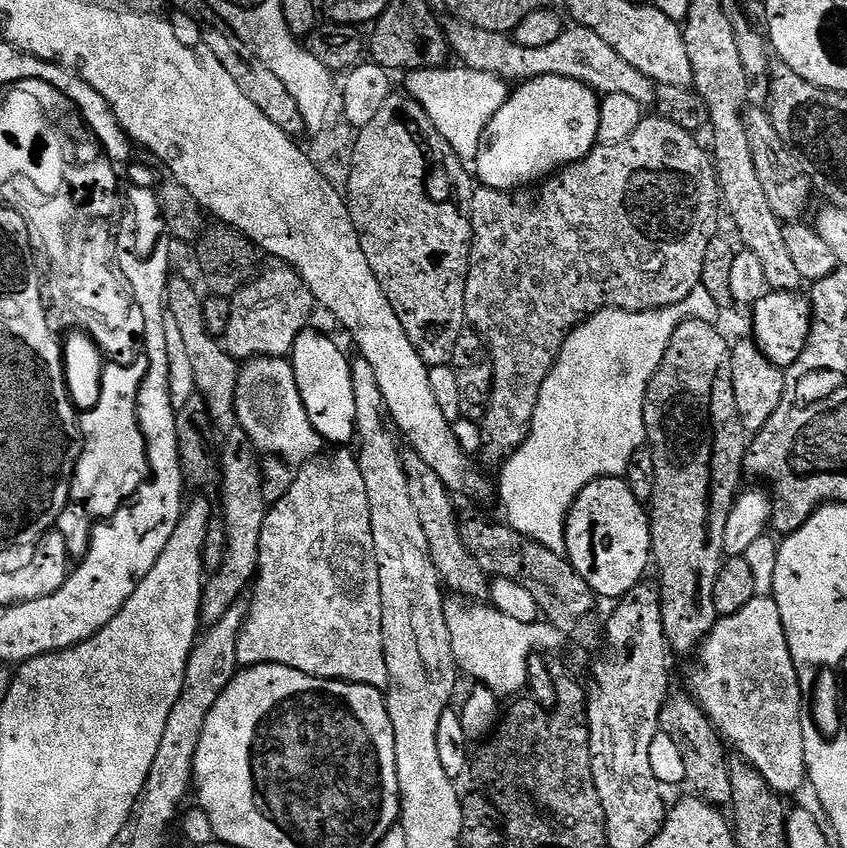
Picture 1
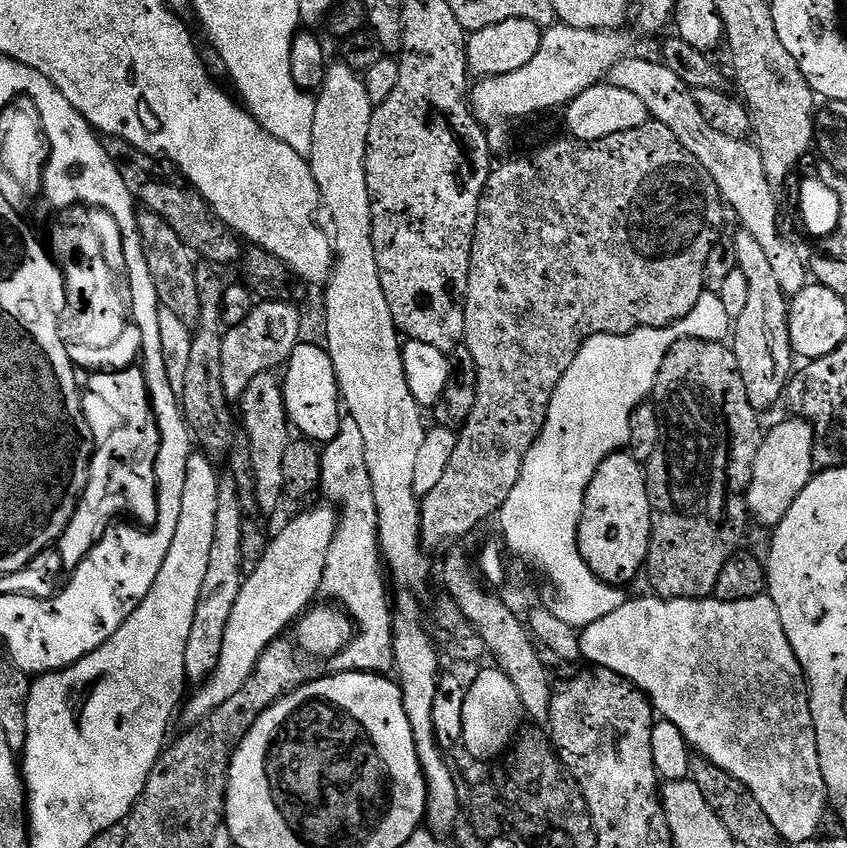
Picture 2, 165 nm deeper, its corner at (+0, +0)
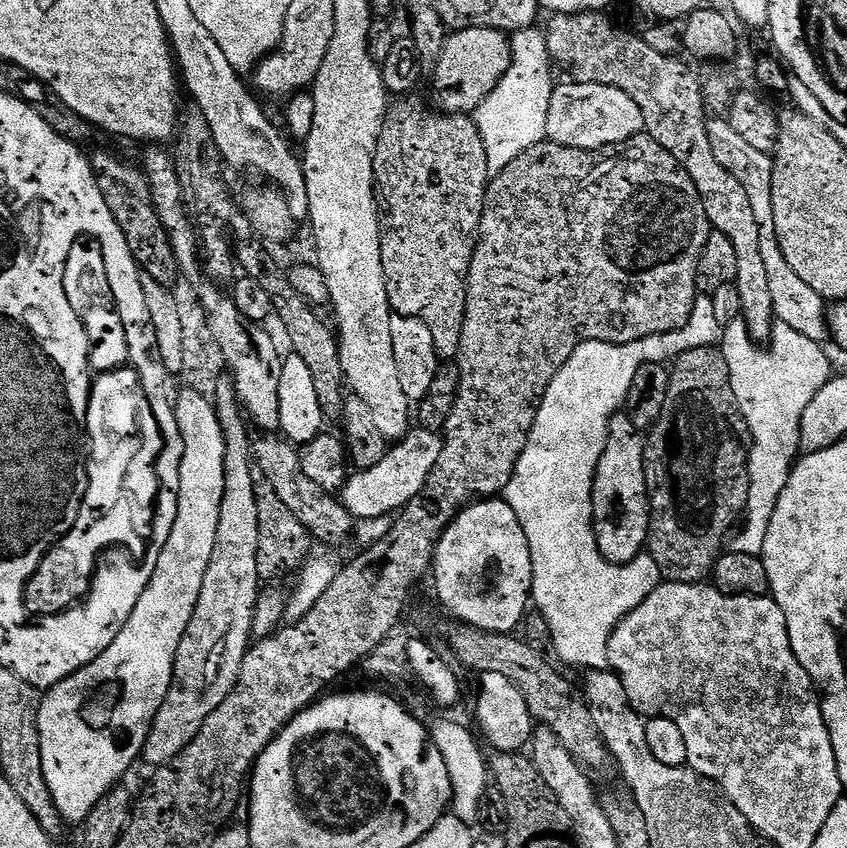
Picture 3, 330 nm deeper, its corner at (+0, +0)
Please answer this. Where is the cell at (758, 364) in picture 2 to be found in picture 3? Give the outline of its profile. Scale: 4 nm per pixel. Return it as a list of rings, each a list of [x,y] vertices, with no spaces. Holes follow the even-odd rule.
[[[561,12],[551,17],[544,32],[548,53],[553,65],[565,68],[571,79],[578,84],[601,84],[614,86],[634,98],[638,110],[642,110],[644,132],[658,142],[690,174],[690,182],[706,206],[706,218],[715,231],[726,234],[734,245],[738,258],[736,289],[740,299],[740,314],[746,322],[750,338],[768,342],[772,338],[774,302],[770,299],[770,282],[766,279],[766,265],[762,259],[760,227],[750,207],[750,197],[742,182],[721,166],[714,158],[714,146],[710,146],[708,120],[704,99],[700,93],[697,73],[692,72],[679,59],[679,55],[660,54],[648,46],[640,34],[631,36],[616,28],[614,21],[604,12],[576,12],[574,15]]]

